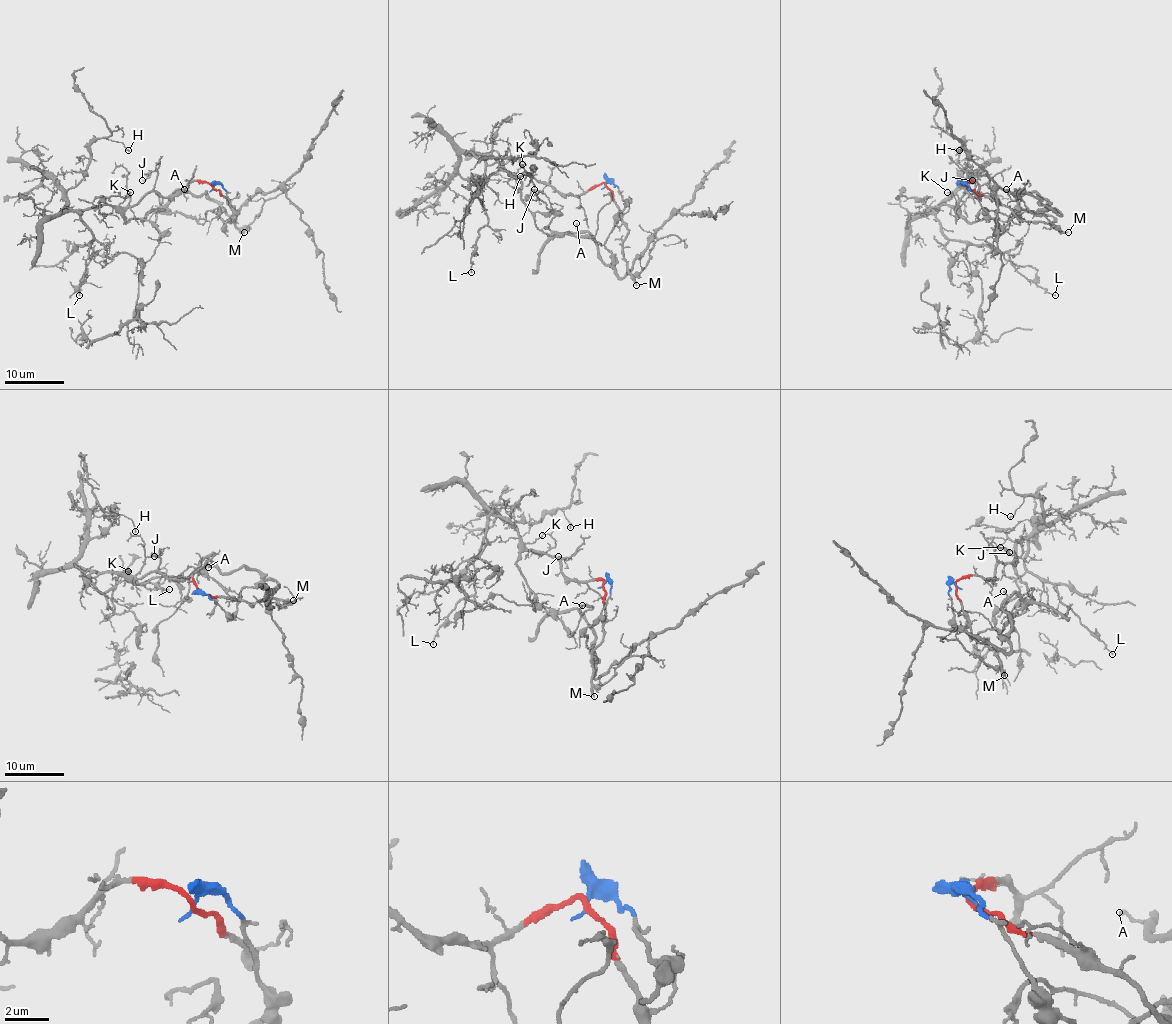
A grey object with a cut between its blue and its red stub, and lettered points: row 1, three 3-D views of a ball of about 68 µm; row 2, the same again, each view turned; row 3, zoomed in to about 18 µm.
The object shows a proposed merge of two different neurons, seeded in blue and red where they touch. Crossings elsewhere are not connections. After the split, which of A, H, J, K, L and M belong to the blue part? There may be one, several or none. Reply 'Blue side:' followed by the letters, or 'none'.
Blue side: A

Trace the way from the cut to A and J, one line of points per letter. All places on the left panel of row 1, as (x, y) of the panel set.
A: (213, 187), (219, 183), (229, 199), (232, 217), (225, 224), (206, 192), (185, 189)
J: (213, 187), (207, 183), (191, 182), (180, 190), (161, 196), (154, 189), (157, 173), (151, 171), (142, 180)

